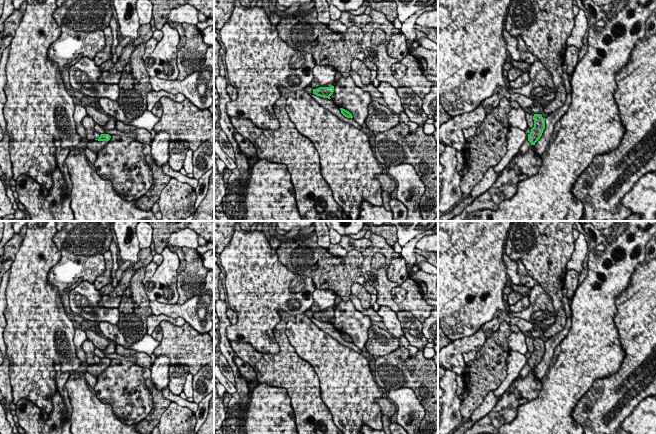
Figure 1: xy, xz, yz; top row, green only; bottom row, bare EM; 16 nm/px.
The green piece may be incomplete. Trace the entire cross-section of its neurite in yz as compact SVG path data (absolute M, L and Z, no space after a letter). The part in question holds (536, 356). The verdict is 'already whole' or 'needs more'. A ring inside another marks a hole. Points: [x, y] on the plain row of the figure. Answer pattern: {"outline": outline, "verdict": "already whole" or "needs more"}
{"outline": "M534 338L533 344L534 344L534 351L531 353L531 356L528 358L528 362L520 371L520 374L516 378L516 380L519 377L524 378L532 369L535 369L535 367L542 360L542 357L545 353L545 342L543 342L541 338Z", "verdict": "needs more"}

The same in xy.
{"outline": "M101 358L98 363L95 363L93 366L88 366L87 371L93 376L98 377L110 362L111 360L109 358Z", "verdict": "needs more"}

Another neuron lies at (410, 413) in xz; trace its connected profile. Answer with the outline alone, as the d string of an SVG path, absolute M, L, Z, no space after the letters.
M408 387L390 389L387 397L397 406L396 422L407 434L420 434L419 427L425 416L425 409L415 392Z

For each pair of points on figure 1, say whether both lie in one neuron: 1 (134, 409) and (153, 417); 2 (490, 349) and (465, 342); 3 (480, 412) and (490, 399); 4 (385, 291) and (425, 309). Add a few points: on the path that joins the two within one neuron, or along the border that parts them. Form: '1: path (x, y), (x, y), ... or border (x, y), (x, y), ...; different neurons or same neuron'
1: border (150, 391), (152, 409), (136, 423); different neurons
2: border (487, 339), (476, 352); different neurons
3: path (483, 409), (489, 402); same neuron
4: path (390, 302), (395, 307), (414, 307); same neuron

